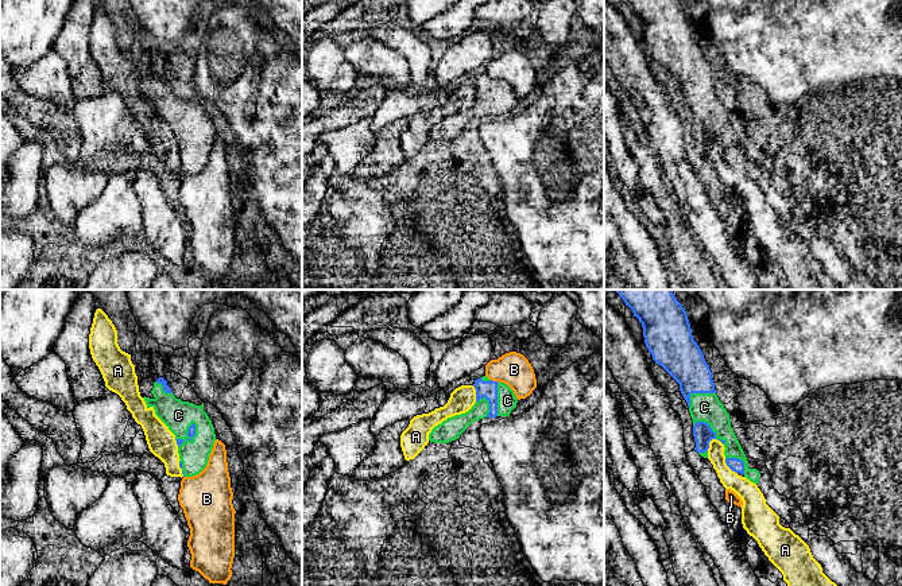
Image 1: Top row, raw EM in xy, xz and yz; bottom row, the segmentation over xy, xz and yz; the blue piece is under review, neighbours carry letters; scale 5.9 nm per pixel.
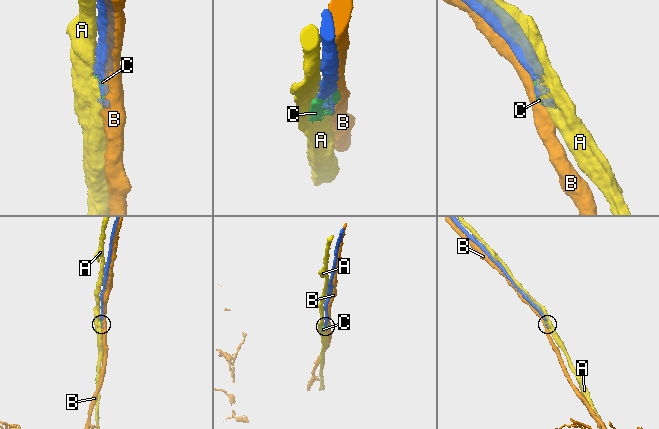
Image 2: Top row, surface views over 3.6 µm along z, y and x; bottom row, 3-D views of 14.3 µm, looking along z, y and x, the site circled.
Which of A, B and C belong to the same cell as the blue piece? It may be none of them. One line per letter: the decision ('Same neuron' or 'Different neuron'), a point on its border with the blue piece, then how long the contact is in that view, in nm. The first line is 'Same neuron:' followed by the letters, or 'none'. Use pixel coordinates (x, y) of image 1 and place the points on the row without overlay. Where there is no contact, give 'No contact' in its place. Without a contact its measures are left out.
Same neuron: C
A: Different neuron. Touches blue at yz (712, 136). Shared border 110 nm
B: Different neuron. Touches blue at xz (494, 80). Shared border 60 nm
C: Same neuron. Touches blue at yz (711, 127). Shared border 220 nm

